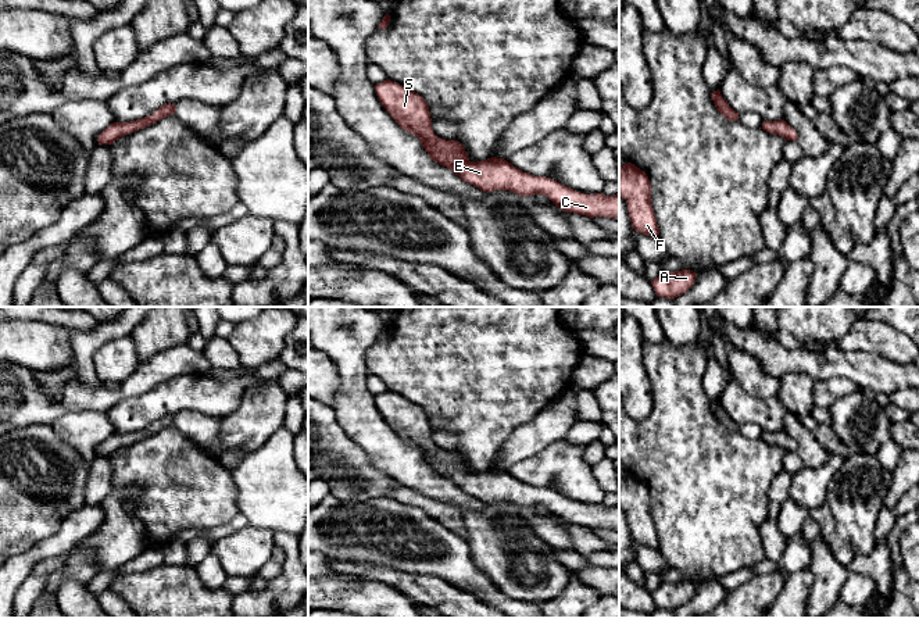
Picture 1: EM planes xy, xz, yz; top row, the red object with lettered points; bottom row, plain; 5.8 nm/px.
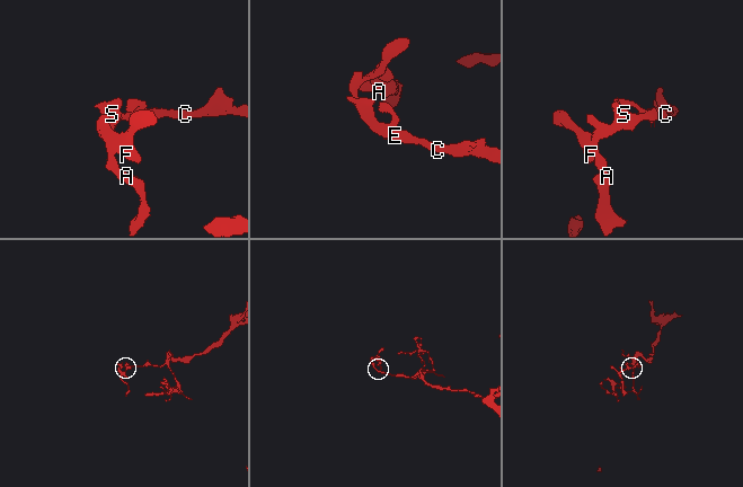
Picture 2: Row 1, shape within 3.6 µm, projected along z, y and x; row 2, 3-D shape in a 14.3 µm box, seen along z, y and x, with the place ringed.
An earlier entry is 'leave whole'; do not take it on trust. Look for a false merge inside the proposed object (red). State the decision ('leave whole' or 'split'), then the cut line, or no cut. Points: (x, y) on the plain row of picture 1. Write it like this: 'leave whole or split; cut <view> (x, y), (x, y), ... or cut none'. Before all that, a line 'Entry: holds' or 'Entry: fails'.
Entry: holds
leave whole; cut none

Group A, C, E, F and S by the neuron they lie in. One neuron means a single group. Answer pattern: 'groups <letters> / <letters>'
groups A C E F S

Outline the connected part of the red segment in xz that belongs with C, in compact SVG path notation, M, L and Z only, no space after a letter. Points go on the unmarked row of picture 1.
M390 390L375 396L378 410L394 432L408 444L419 449L429 468L451 481L462 492L482 503L509 501L518 507L544 506L566 524L589 529L619 529L619 504L586 506L559 493L521 482L504 469L491 468L473 474L458 451L435 446L429 417L422 407Z

